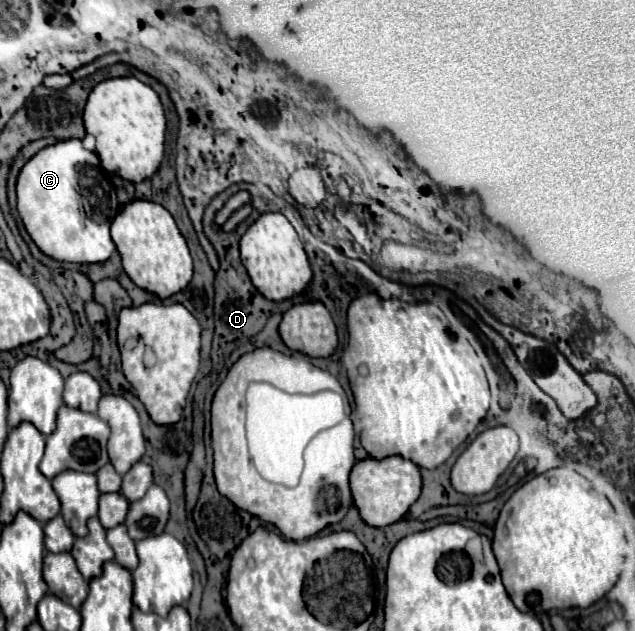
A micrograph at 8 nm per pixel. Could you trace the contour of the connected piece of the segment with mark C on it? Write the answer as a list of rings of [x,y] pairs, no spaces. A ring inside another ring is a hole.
[[[66,139],[54,145],[40,149],[20,171],[16,193],[18,193],[18,211],[24,221],[26,231],[32,241],[52,259],[72,261],[72,263],[102,263],[114,251],[114,241],[110,239],[110,225],[120,211],[120,203],[116,197],[116,187],[110,183],[104,189],[102,183],[102,165],[96,153],[86,151],[80,139]],[[82,169],[90,169],[90,185],[82,187],[80,177],[84,177]],[[90,195],[96,197],[86,197]],[[88,205],[98,205],[100,211],[86,211]],[[100,217],[100,219],[92,219]],[[100,221],[100,225],[96,223]]]

